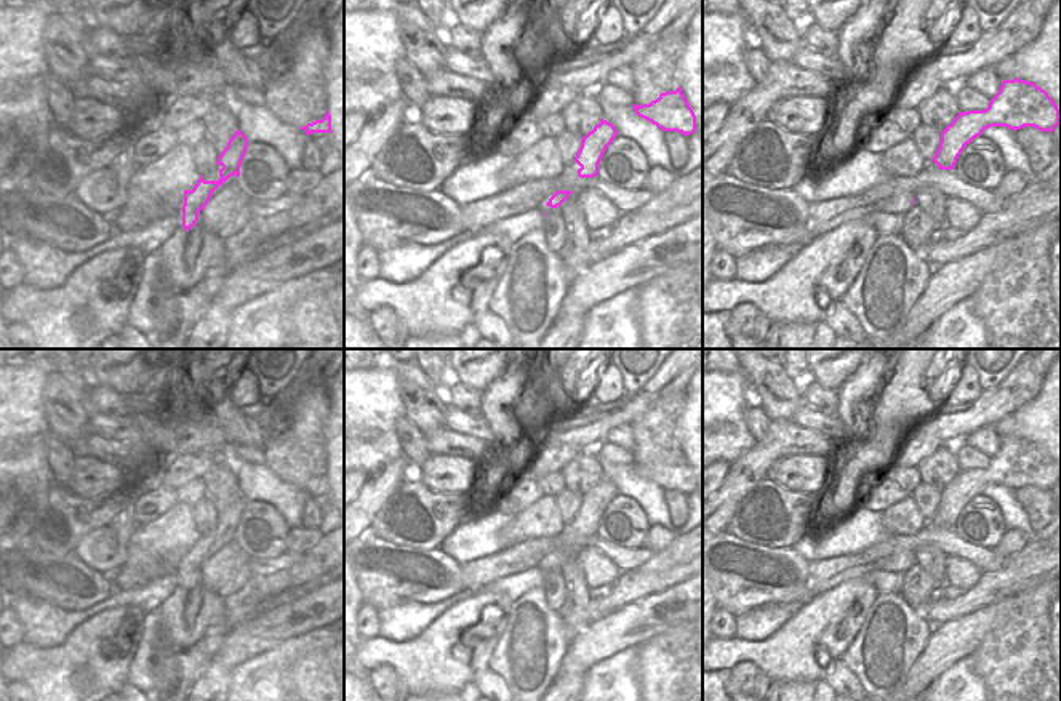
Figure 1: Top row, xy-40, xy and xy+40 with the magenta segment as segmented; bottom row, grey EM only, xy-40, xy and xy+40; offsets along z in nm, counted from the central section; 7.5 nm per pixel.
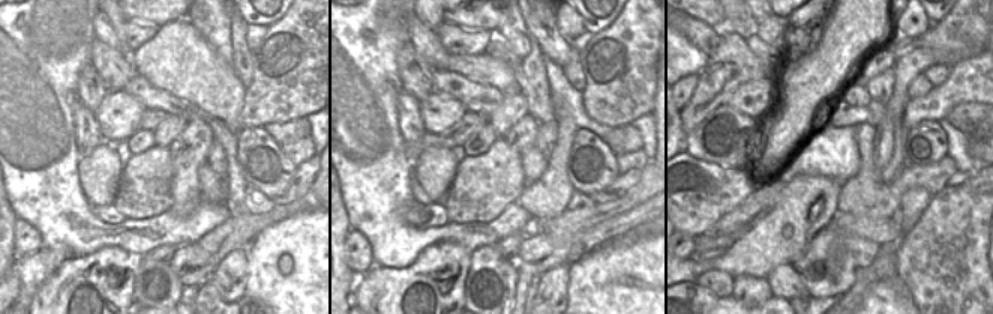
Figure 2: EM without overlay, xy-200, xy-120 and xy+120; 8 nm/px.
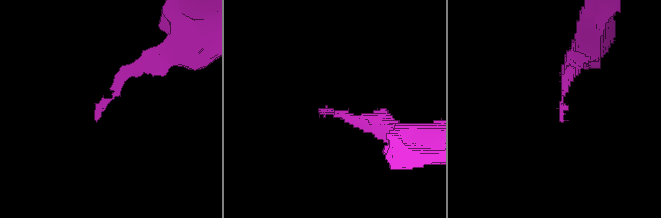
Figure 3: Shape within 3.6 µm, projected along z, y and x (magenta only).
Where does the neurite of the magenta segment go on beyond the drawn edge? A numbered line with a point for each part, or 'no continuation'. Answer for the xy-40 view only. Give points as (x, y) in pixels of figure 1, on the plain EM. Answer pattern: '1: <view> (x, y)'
1: xy-40 (167, 656)

